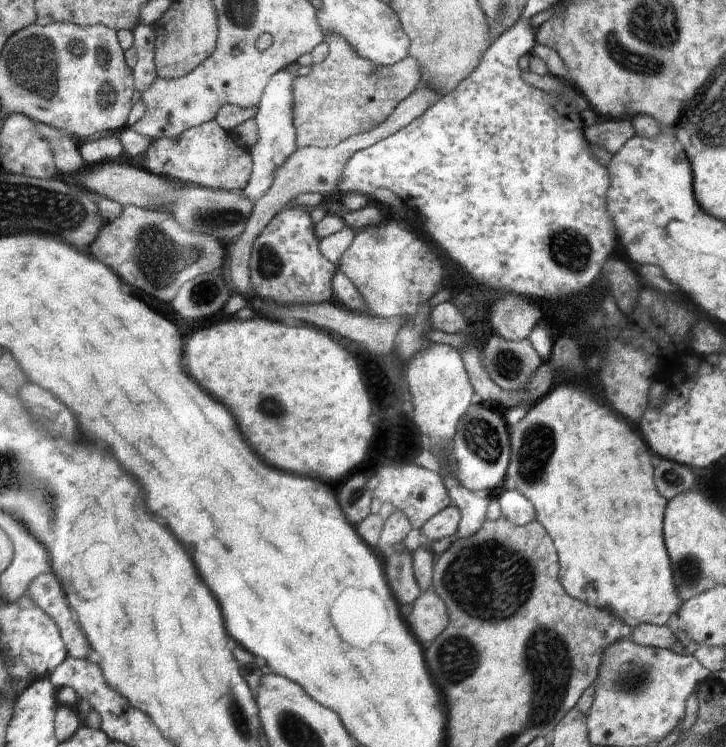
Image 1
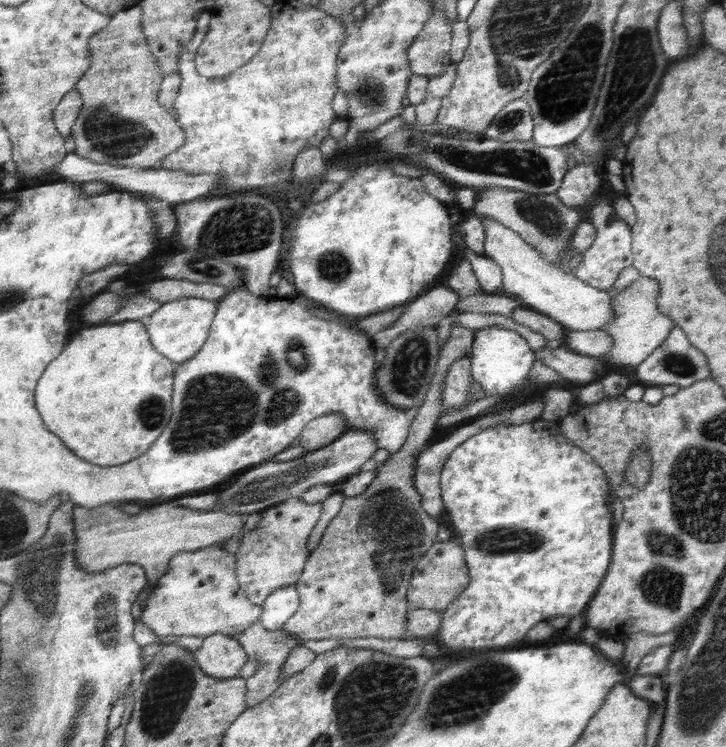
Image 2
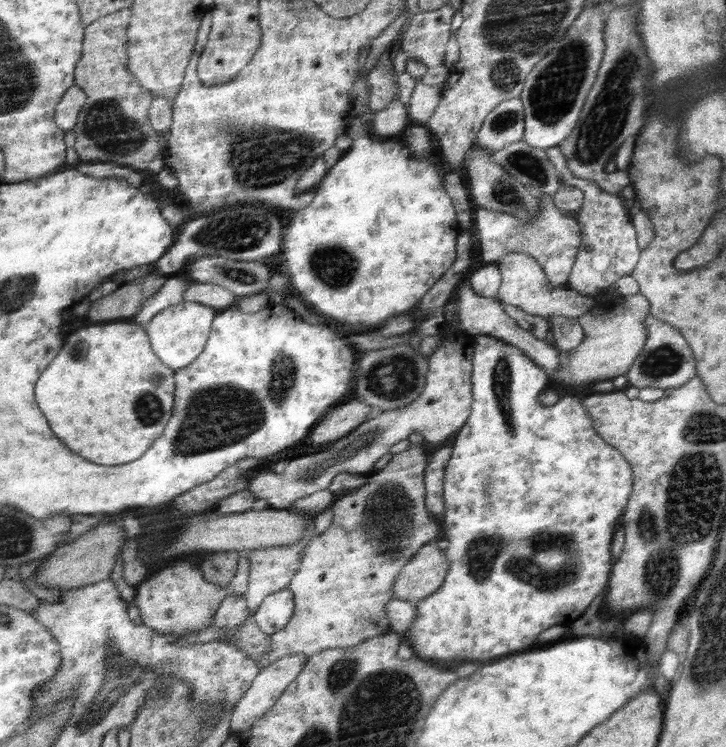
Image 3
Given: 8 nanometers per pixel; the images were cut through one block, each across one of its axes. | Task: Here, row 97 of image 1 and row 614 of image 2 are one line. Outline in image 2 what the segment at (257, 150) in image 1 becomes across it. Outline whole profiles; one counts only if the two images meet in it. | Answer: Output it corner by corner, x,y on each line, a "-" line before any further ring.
294,584
283,586
270,593
263,604
260,624
266,629
283,628
286,621
296,612
299,606
299,594

